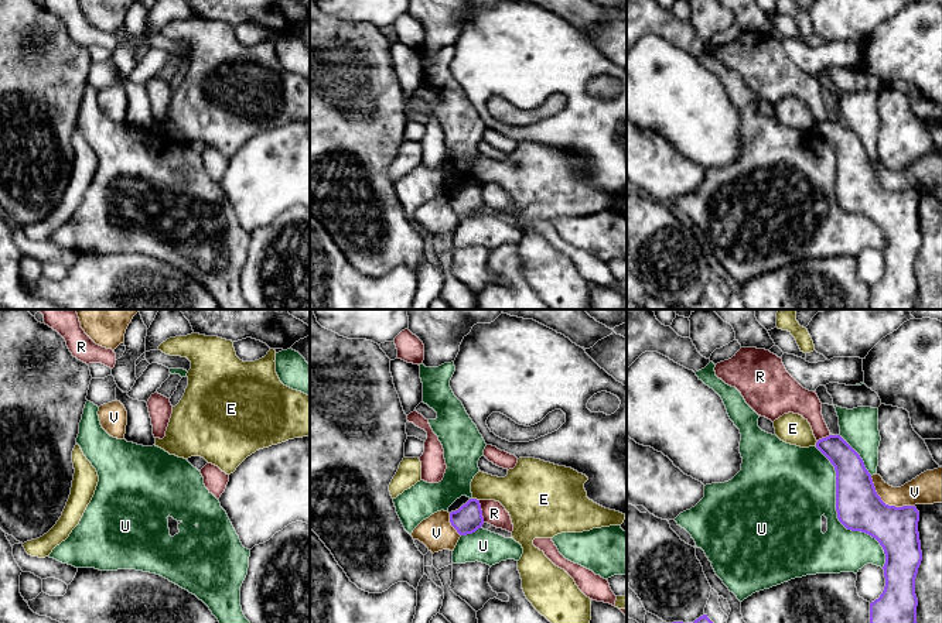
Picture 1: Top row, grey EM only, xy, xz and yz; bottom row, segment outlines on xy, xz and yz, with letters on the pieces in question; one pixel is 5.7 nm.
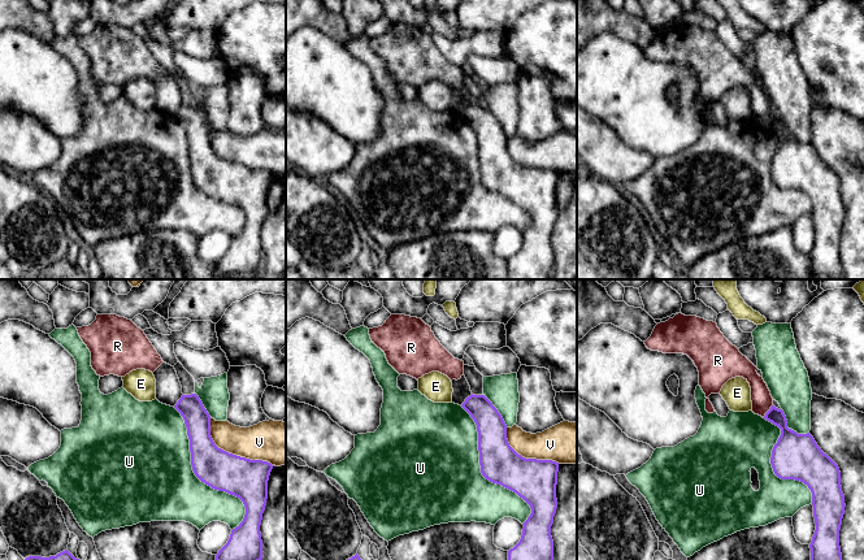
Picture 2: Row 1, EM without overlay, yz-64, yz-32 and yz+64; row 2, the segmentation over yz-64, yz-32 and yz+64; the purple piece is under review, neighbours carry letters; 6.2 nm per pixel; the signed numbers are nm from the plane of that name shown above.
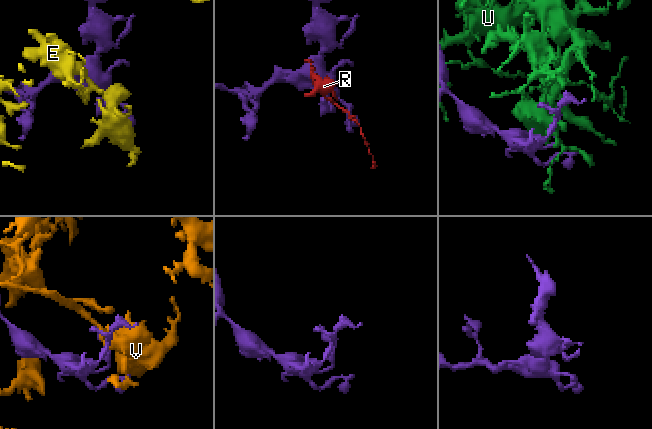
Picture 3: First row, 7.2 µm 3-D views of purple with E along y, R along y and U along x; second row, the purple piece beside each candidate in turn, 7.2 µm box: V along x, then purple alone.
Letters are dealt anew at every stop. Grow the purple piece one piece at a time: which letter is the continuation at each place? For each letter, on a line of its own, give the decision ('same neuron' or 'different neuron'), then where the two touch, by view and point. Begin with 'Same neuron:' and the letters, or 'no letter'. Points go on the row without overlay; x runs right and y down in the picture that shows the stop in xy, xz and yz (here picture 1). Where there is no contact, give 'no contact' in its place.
Same neuron: no letter
E: different neuron | xz (475, 182)
R: different neuron | xz (481, 195)
U: different neuron | yz (838, 199)
V: different neuron | yz (887, 188)

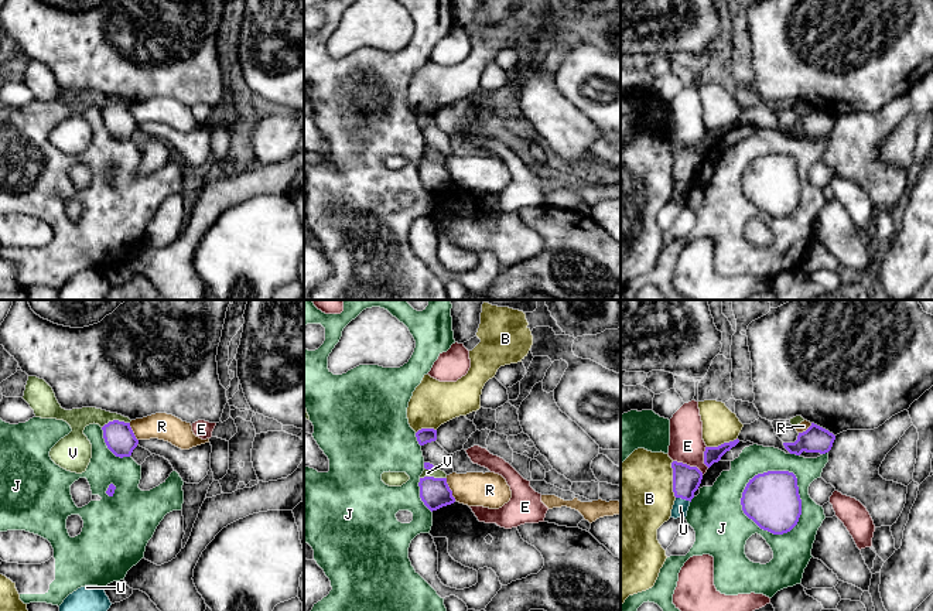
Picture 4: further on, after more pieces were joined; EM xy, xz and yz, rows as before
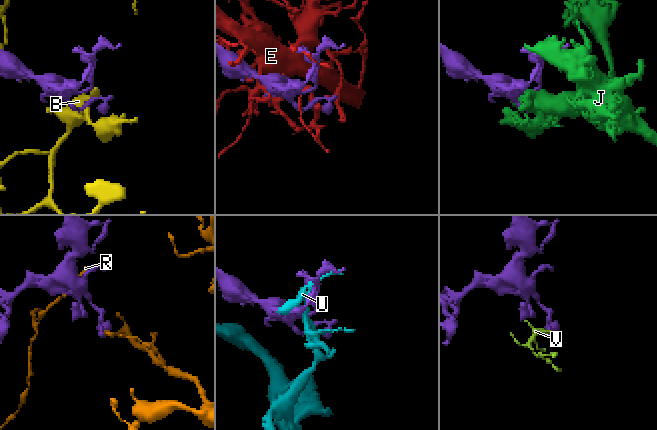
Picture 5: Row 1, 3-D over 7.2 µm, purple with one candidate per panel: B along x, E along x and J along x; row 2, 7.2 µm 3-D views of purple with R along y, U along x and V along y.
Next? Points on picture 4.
Same neuron: no letter
B: different neuron | yz (673, 163)
E: different neuron | yz (689, 149)
J: different neuron | yz (744, 195)
R: different neuron | xz (450, 173)
U: different neuron | yz (683, 181)
V: different neuron | xy (115, 103)

